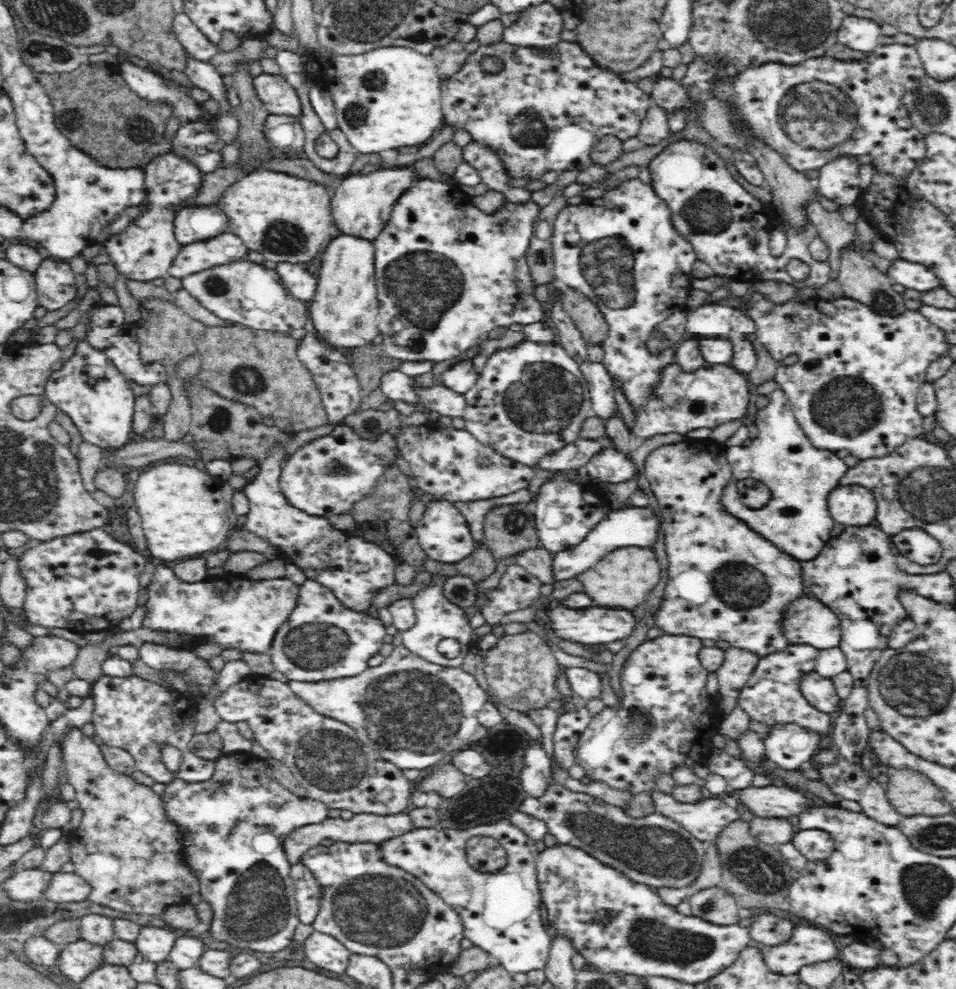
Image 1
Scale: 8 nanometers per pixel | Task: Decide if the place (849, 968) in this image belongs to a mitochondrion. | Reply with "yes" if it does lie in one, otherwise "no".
no

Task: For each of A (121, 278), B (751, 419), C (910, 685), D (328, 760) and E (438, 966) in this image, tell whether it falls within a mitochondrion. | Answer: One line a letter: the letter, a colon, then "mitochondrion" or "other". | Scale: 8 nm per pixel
A: other
B: other
C: mitochondrion
D: mitochondrion
E: other

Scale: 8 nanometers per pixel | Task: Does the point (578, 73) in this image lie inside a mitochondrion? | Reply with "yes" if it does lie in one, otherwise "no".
no

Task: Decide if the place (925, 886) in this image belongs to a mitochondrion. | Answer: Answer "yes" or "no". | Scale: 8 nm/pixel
yes

